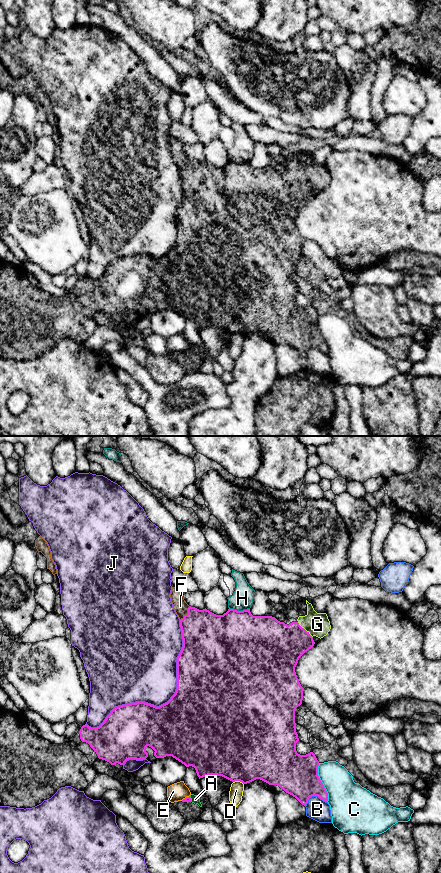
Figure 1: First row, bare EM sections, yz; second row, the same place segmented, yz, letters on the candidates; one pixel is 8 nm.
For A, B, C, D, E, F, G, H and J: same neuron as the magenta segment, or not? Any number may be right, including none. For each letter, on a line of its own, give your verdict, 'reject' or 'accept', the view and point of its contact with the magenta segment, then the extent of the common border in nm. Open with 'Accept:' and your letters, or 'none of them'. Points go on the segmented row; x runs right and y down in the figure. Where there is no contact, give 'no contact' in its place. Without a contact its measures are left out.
Accept: F, G
A: reject; contact yz (190, 799); length 50 nm
B: reject; contact yz (313, 795); length 180 nm
C: reject; contact yz (321, 782); length 320 nm
D: reject; contact yz (238, 780); length 90 nm
E: reject; contact yz (186, 797); length 80 nm
F: accept; contact yz (188, 613); length 150 nm
G: accept; contact yz (305, 630); length 180 nm
H: reject; contact yz (239, 611); length 170 nm
J: reject; contact yz (165, 703); length 1150 nm

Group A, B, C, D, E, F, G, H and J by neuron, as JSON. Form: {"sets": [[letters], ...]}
{"sets": [["A"], ["B"], ["C"], ["D"], ["E"], ["F", "G"], ["H"], ["J"]]}

